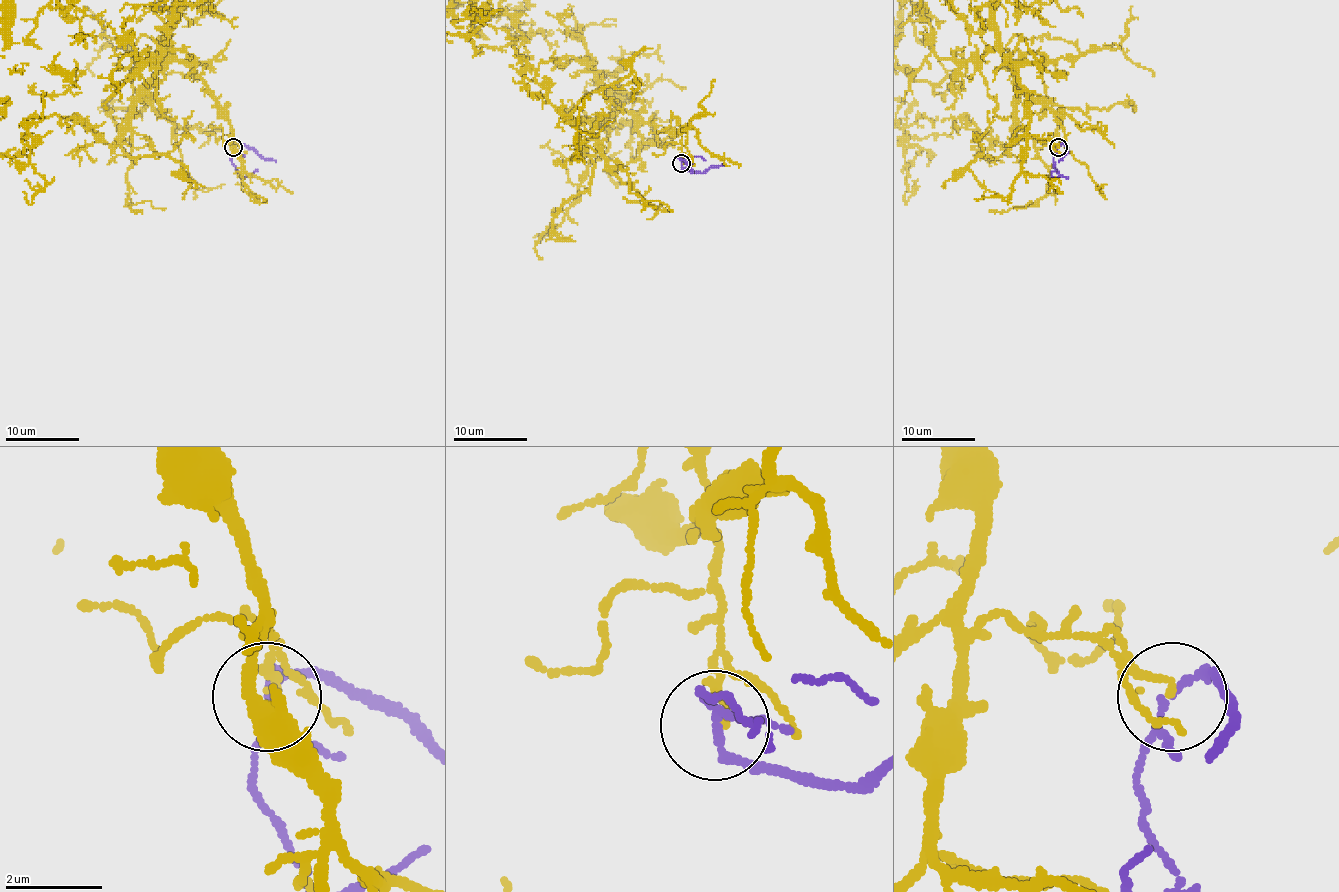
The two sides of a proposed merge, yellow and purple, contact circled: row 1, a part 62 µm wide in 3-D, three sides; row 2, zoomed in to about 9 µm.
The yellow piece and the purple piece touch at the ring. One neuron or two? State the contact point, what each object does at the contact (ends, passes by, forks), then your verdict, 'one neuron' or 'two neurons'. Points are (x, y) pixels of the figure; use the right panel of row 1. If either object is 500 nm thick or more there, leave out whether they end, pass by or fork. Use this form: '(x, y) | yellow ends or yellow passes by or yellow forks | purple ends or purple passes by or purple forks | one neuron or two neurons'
(1058, 147) | yellow passes by | purple forks | two neurons

